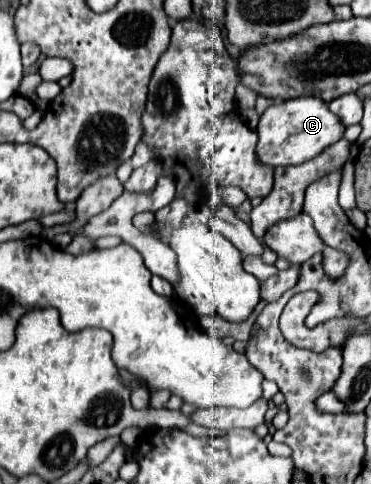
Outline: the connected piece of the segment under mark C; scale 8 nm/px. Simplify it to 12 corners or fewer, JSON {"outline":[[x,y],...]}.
{"outline":[[319,98],[269,106],[257,158],[293,166],[343,138]]}

